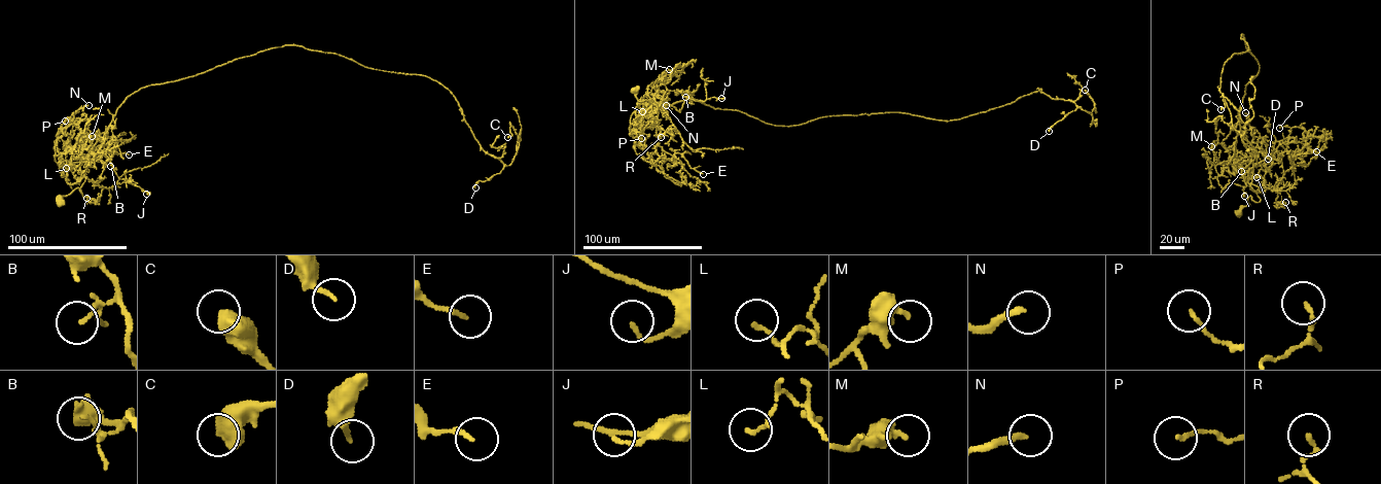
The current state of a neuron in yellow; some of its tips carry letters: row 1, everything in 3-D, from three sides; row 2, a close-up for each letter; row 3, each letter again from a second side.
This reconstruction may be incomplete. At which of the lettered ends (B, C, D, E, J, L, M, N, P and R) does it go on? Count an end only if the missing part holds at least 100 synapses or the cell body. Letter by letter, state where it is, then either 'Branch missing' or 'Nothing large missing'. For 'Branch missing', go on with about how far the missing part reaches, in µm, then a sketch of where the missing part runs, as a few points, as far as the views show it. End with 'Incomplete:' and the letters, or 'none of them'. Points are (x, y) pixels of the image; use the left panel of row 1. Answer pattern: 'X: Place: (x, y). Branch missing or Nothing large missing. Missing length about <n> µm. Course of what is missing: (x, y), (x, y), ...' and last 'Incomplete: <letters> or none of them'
B: Place: (110, 166). Nothing large missing
C: Place: (507, 137). Nothing large missing
D: Place: (475, 187). Nothing large missing
E: Place: (129, 154). Nothing large missing
J: Place: (146, 194). Nothing large missing
L: Place: (66, 168). Nothing large missing
M: Place: (92, 136). Nothing large missing
N: Place: (89, 105). Nothing large missing
P: Place: (65, 120). Nothing large missing
R: Place: (86, 198). Nothing large missing
Incomplete: none of them

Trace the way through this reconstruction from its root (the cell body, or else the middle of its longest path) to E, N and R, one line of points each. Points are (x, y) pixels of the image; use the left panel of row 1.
E: (59, 202), (77, 187), (82, 196), (85, 179), (69, 184), (61, 161), (129, 154)
N: (59, 202), (77, 187), (82, 196), (85, 177), (67, 182), (56, 136), (64, 120), (89, 105)
R: (59, 202), (61, 196), (77, 187), (82, 196), (80, 188), (86, 176), (103, 187), (99, 202), (86, 198)

